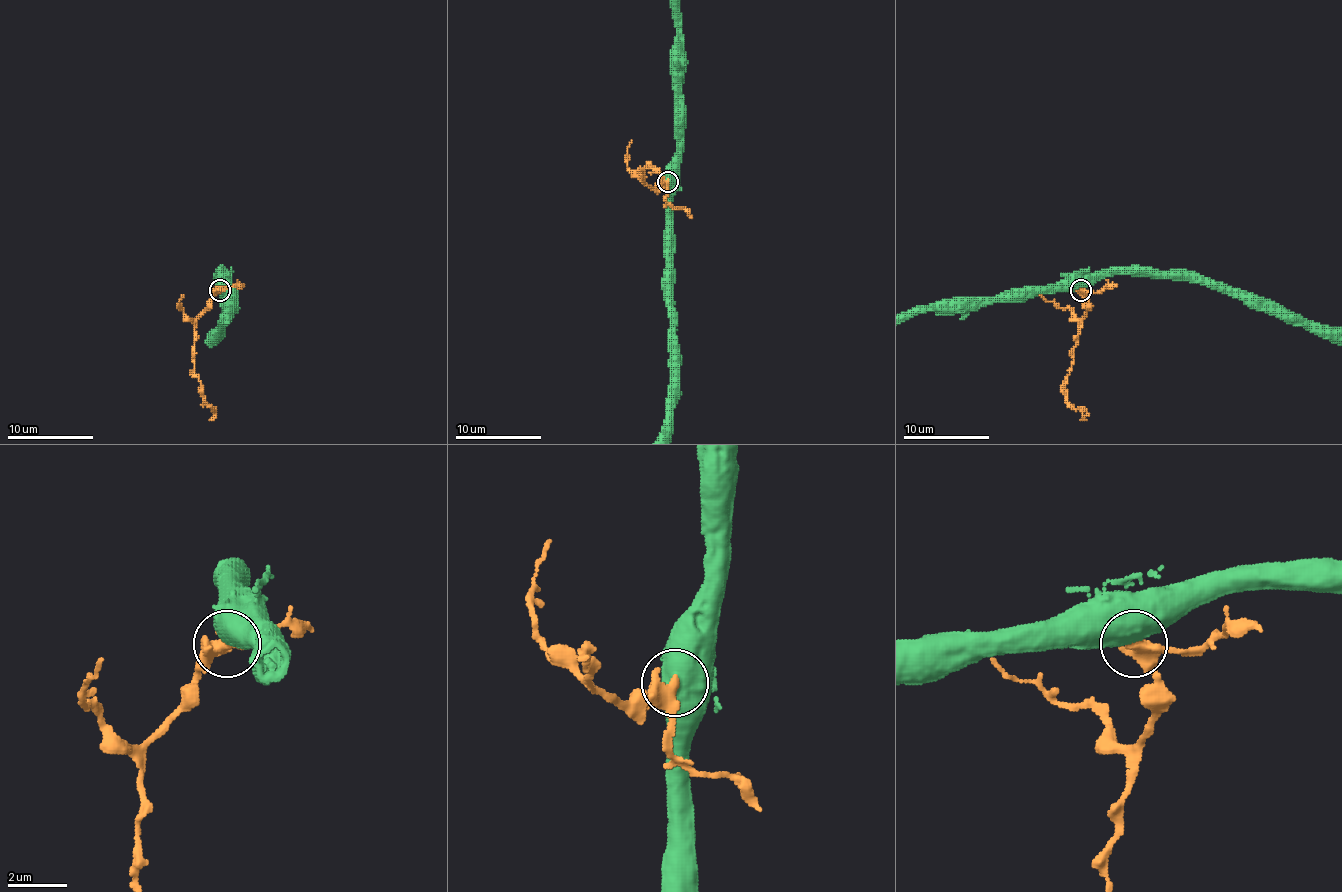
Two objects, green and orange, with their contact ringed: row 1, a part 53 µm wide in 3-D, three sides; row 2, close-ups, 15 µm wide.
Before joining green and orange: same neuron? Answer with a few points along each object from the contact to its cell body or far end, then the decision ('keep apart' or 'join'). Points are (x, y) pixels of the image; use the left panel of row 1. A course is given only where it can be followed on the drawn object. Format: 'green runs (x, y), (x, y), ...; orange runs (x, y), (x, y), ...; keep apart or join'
orange runs (220, 291), (194, 323), (194, 372), (201, 383), (203, 400), (214, 411), (209, 420); keep apart

